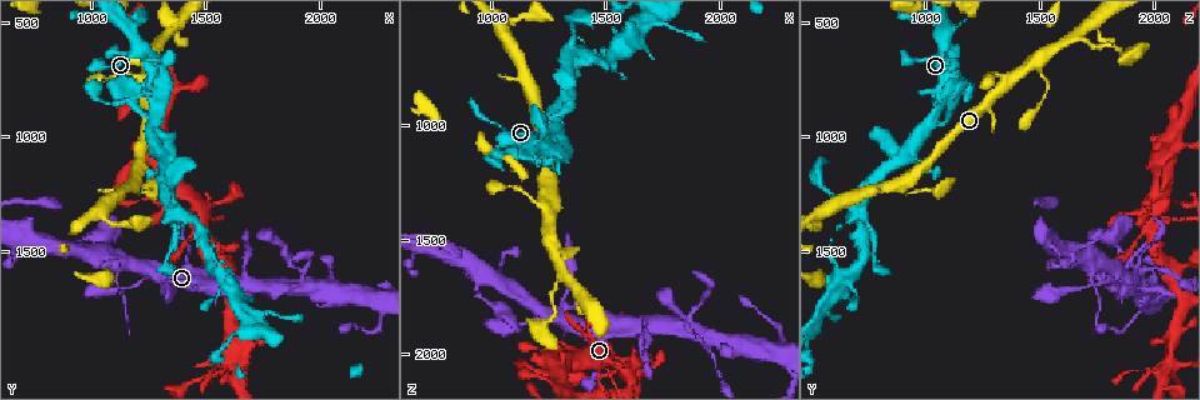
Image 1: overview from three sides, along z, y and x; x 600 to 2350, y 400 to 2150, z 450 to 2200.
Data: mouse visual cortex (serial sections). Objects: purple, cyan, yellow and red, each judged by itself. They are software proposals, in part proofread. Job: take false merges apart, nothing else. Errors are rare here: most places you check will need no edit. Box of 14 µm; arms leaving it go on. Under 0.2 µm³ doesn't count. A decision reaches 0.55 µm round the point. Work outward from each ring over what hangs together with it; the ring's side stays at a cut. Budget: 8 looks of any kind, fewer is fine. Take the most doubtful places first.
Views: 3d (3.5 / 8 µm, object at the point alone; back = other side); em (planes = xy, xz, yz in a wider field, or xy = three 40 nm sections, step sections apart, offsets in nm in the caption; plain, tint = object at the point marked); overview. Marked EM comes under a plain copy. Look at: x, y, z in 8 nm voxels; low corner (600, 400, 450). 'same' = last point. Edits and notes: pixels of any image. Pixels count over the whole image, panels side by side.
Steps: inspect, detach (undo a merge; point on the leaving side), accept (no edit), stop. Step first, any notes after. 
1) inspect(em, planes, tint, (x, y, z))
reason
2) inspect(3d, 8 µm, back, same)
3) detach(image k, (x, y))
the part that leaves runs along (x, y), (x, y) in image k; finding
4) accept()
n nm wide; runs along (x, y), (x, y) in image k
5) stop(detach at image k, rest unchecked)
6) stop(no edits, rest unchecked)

inspect(3d, 3.5 µm, (1930, 1640, 1940))
small branch off a trunk

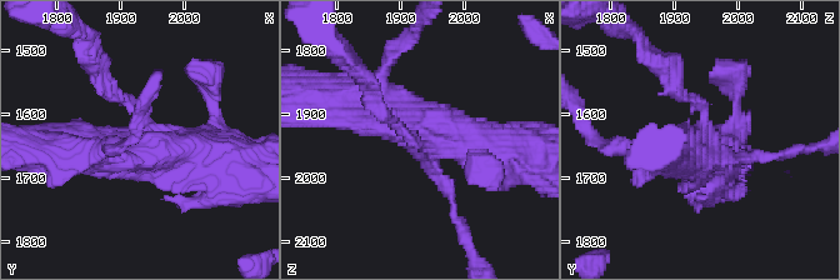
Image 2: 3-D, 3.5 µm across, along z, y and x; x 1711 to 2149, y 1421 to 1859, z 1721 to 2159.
inspect(em, xy, step 5, tint, (1940, 1635, 1935))
4 arms; arms of 150, 150, 500, 600 nm; now the EM

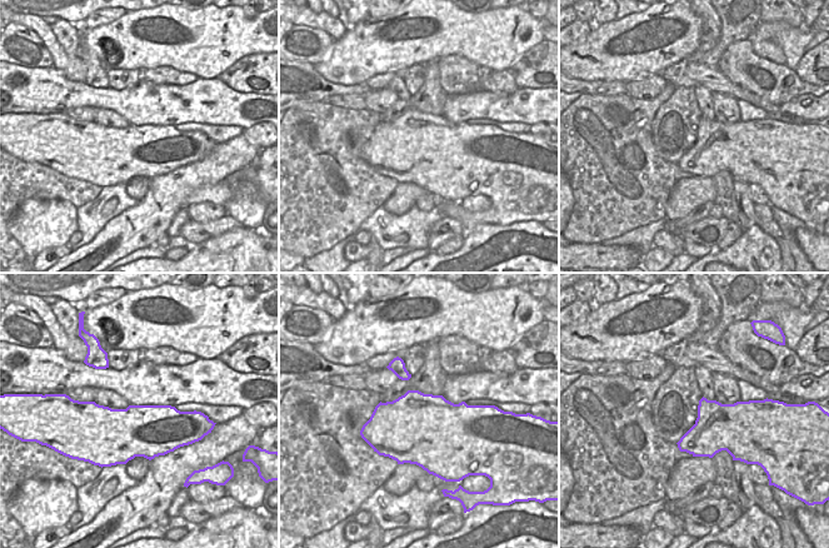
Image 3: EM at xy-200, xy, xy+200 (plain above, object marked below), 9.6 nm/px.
inspect(em, xy, step 1, tint, same)
another direction

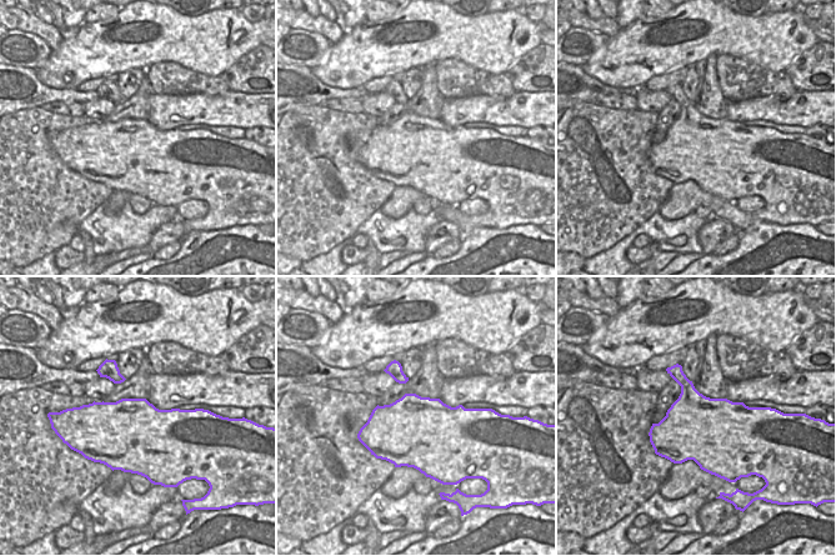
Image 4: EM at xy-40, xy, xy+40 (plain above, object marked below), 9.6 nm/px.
accept()
700 nm wide; runs along (346, 100), (419, 131), (504, 150) in image 2; one cell here

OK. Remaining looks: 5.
inspect(3d, 3.5 µm, (1470, 1280, 2100))
narrows sharply

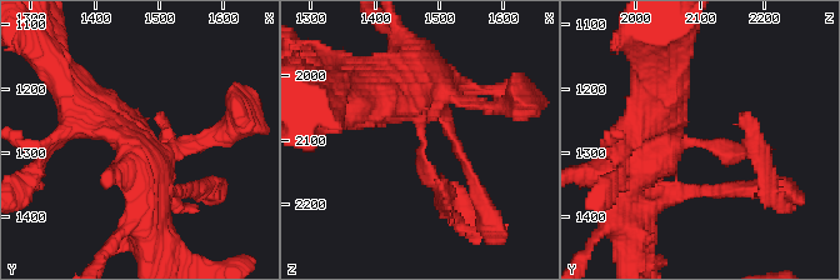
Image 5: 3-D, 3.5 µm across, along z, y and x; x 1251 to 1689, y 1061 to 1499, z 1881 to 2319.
inspect(em, xy, step 3, tint, (1470, 1290, 2105))
arms of 150, 400 nm; shape alone is not enough

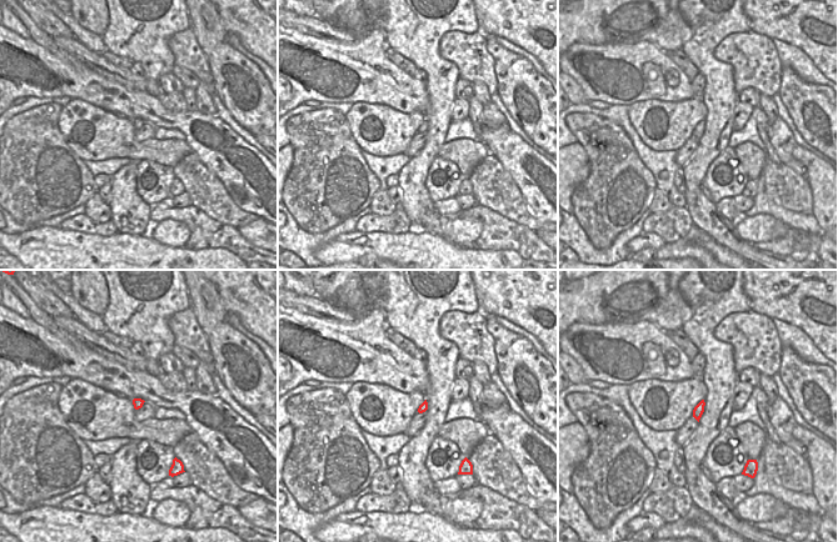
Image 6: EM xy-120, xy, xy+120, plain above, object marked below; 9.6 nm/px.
inspect(em, xy, step 1, tint, same)
cut it another way

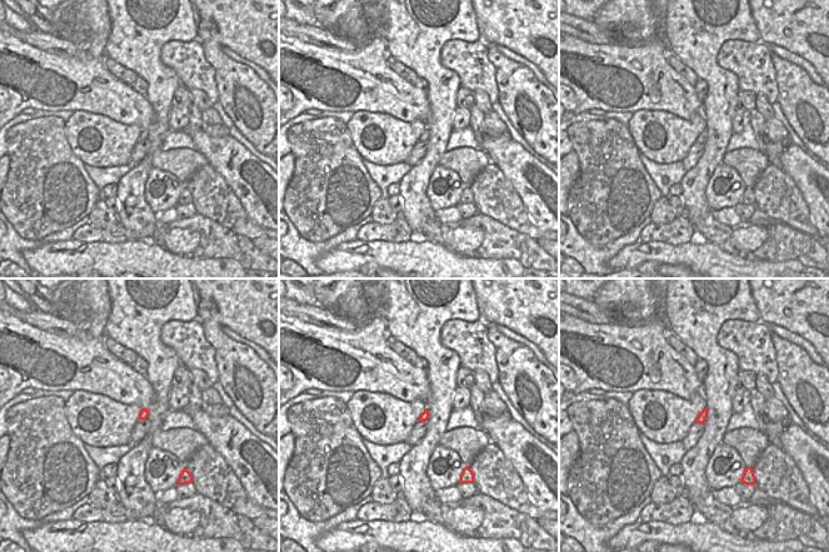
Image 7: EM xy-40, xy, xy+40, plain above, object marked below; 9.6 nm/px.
accept()
runs along (624, 174), (650, 135), (736, 154), (746, 128) in image 5; all the same cell

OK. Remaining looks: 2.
inspect(3d, 8 µm, (1610, 1580, 2110))
two arms in line, one across

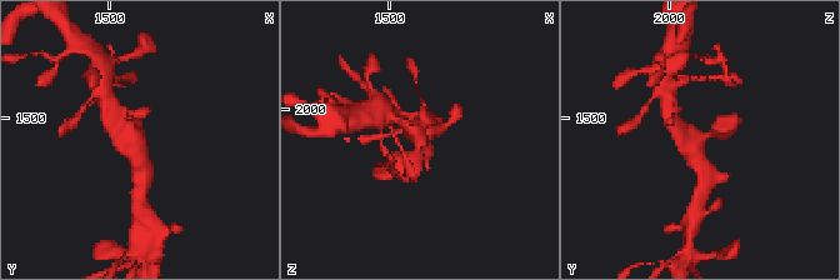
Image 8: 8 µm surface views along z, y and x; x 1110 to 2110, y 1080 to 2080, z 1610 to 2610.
inspect(em, xy, step 1, tint, (1620, 1570, 2110))
3 arms; arms of 300, 400, 450 nm; need the tissue

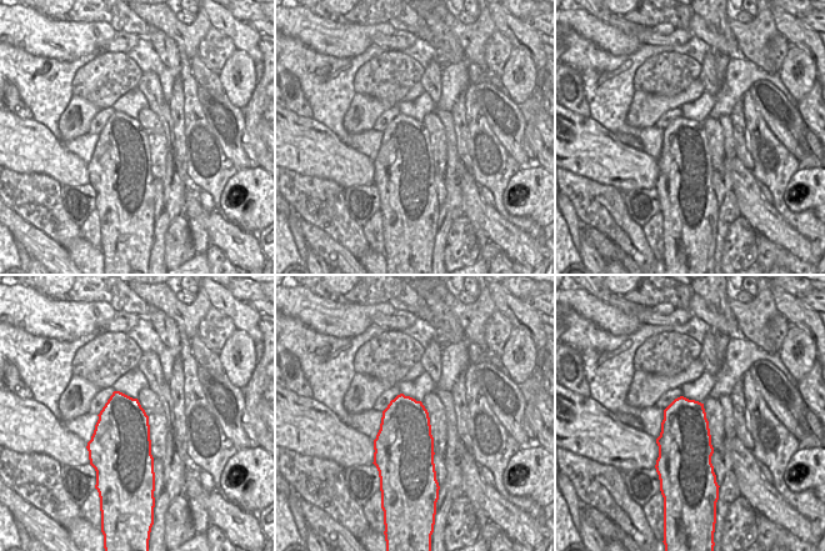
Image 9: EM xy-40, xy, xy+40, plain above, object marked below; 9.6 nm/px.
accept()
500 nm wide; runs along (674, 119), (701, 164), (703, 178) in image 8; continuous, no second cell

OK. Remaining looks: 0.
stop(no edits, rest unchecked)

